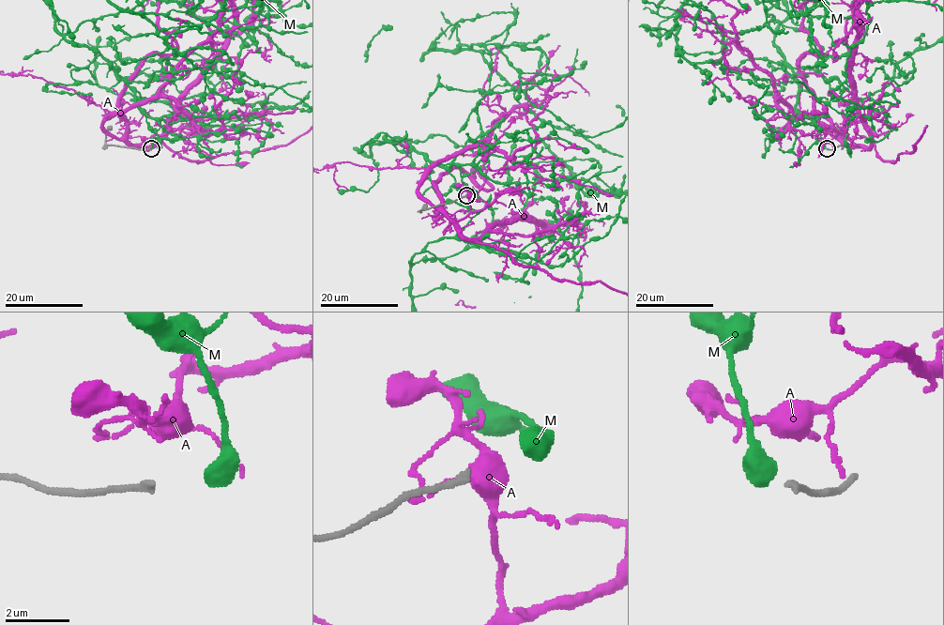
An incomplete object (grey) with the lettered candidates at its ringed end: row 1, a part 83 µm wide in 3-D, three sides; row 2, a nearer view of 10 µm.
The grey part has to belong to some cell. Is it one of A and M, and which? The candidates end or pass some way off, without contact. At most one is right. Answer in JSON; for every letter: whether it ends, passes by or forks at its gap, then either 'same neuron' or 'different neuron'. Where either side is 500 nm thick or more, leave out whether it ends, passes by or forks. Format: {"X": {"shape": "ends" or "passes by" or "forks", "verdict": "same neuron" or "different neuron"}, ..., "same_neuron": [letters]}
{"A": {"shape": "forks", "verdict": "different neuron"}, "M": {"verdict": "different neuron"}, "same_neuron": []}

